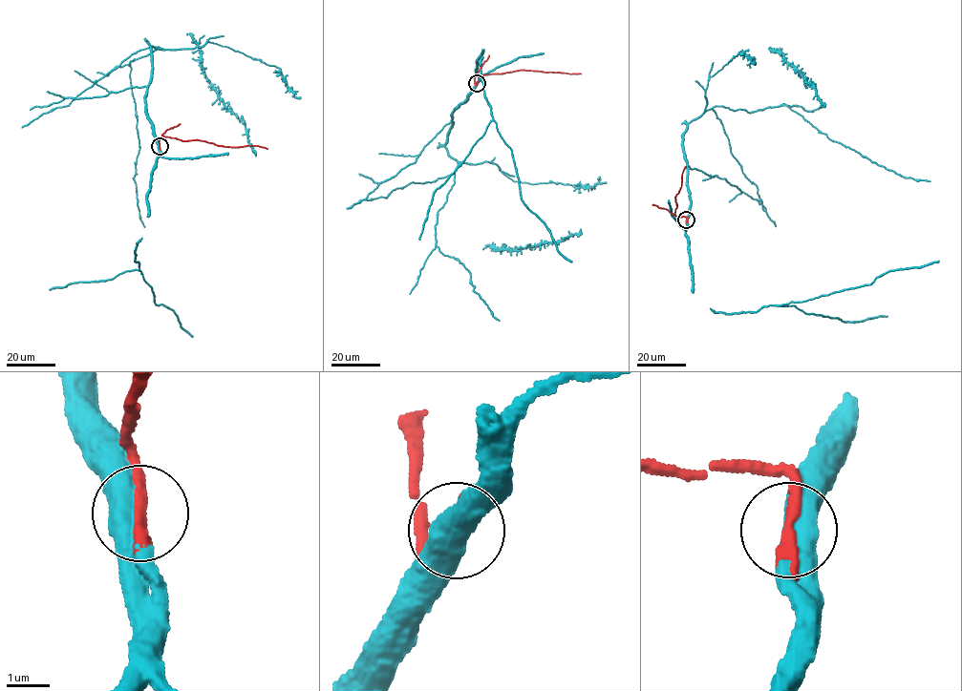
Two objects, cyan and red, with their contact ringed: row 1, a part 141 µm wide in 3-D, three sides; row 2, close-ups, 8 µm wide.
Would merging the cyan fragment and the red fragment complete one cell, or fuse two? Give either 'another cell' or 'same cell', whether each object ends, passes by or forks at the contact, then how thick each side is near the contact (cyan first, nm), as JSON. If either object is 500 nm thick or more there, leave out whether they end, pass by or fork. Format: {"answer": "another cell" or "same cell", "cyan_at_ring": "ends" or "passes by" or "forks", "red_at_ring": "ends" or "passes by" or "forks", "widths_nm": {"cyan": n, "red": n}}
{"answer": "same cell", "widths_nm": {"cyan": 550, "red": 260}}

